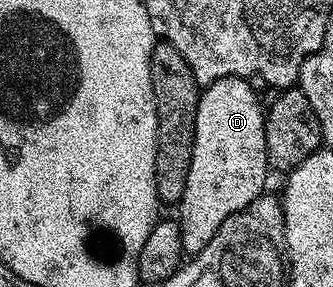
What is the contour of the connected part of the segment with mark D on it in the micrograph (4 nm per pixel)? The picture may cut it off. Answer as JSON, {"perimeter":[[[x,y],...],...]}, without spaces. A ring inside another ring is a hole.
{"perimeter":[[[225,77],[216,79],[216,83],[205,86],[198,98],[196,111],[196,139],[192,147],[192,167],[188,167],[188,187],[176,206],[178,226],[182,229],[182,248],[193,255],[204,251],[212,235],[220,231],[220,223],[228,215],[236,215],[248,207],[258,197],[263,196],[268,174],[266,159],[266,114],[264,105],[258,102],[258,93],[245,77]]]}

